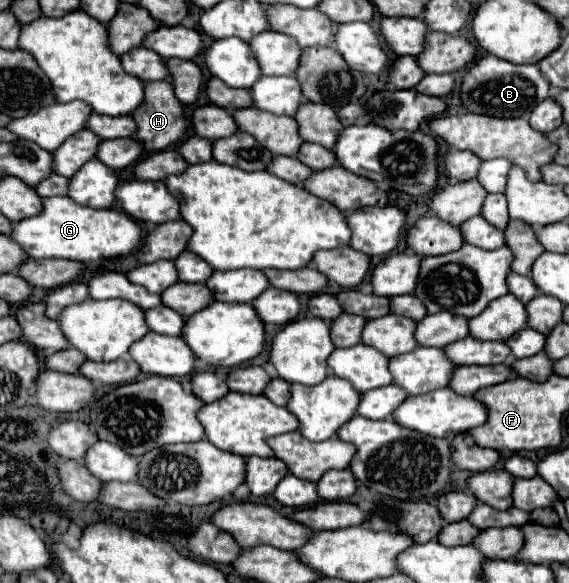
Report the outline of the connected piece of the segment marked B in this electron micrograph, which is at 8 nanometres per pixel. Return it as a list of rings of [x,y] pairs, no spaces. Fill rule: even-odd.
[[[486,55],[470,67],[462,83],[462,103],[472,113],[492,117],[526,117],[538,103],[548,97],[548,79],[540,73],[538,65],[514,65],[510,61]]]

